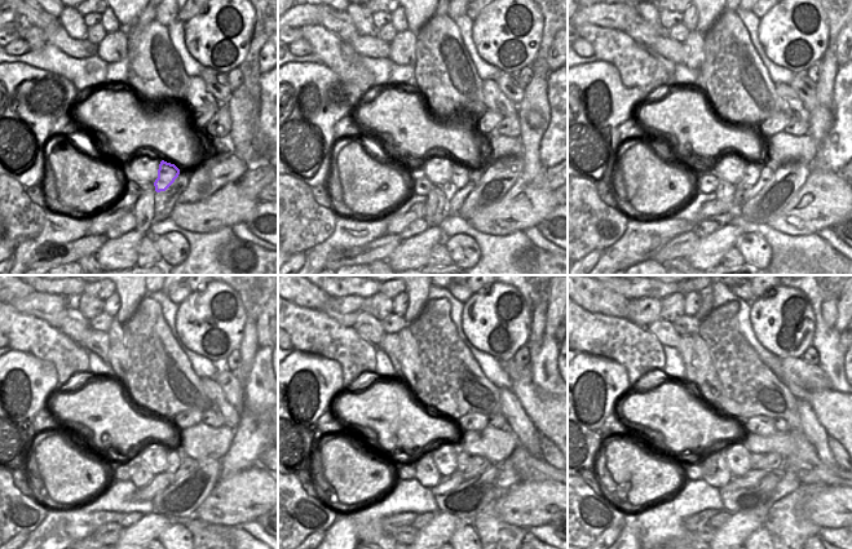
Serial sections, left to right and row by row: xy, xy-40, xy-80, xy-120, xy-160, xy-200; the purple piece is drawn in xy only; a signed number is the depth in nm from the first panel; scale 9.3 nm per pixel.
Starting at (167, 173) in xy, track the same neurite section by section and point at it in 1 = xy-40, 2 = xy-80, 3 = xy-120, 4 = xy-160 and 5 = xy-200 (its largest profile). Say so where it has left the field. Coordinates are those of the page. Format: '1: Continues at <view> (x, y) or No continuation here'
1: Continues at xy-40 (460, 172)
2: Continues at xy-80 (751, 173)
3: Continues at xy-120 (173, 455)
4: Continues at xy-160 (463, 459)
5: Continues at xy-200 (756, 460)

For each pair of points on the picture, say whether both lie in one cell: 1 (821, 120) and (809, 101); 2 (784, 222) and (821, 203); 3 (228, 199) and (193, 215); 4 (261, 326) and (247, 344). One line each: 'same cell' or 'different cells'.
1: different cells
2: same cell
3: same cell
4: different cells

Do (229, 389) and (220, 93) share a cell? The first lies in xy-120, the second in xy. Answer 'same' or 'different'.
same

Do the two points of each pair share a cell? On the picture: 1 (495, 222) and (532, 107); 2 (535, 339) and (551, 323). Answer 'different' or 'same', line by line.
1: same
2: different

